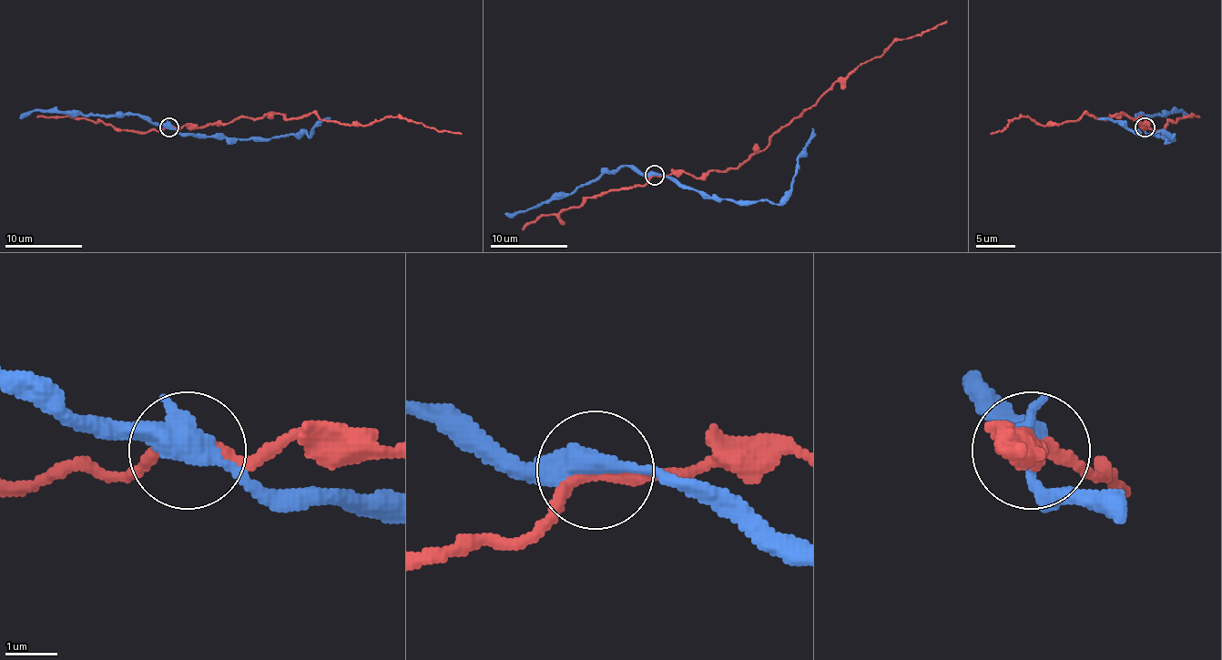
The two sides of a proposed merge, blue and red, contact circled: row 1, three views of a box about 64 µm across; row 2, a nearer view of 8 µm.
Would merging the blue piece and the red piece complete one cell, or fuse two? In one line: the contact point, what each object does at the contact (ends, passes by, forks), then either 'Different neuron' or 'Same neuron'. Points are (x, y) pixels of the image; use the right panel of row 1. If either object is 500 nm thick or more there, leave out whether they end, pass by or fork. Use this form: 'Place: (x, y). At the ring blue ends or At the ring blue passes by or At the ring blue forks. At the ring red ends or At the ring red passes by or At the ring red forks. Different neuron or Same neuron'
Place: (1145, 127). At the ring blue passes by. At the ring red passes by. Different neuron

